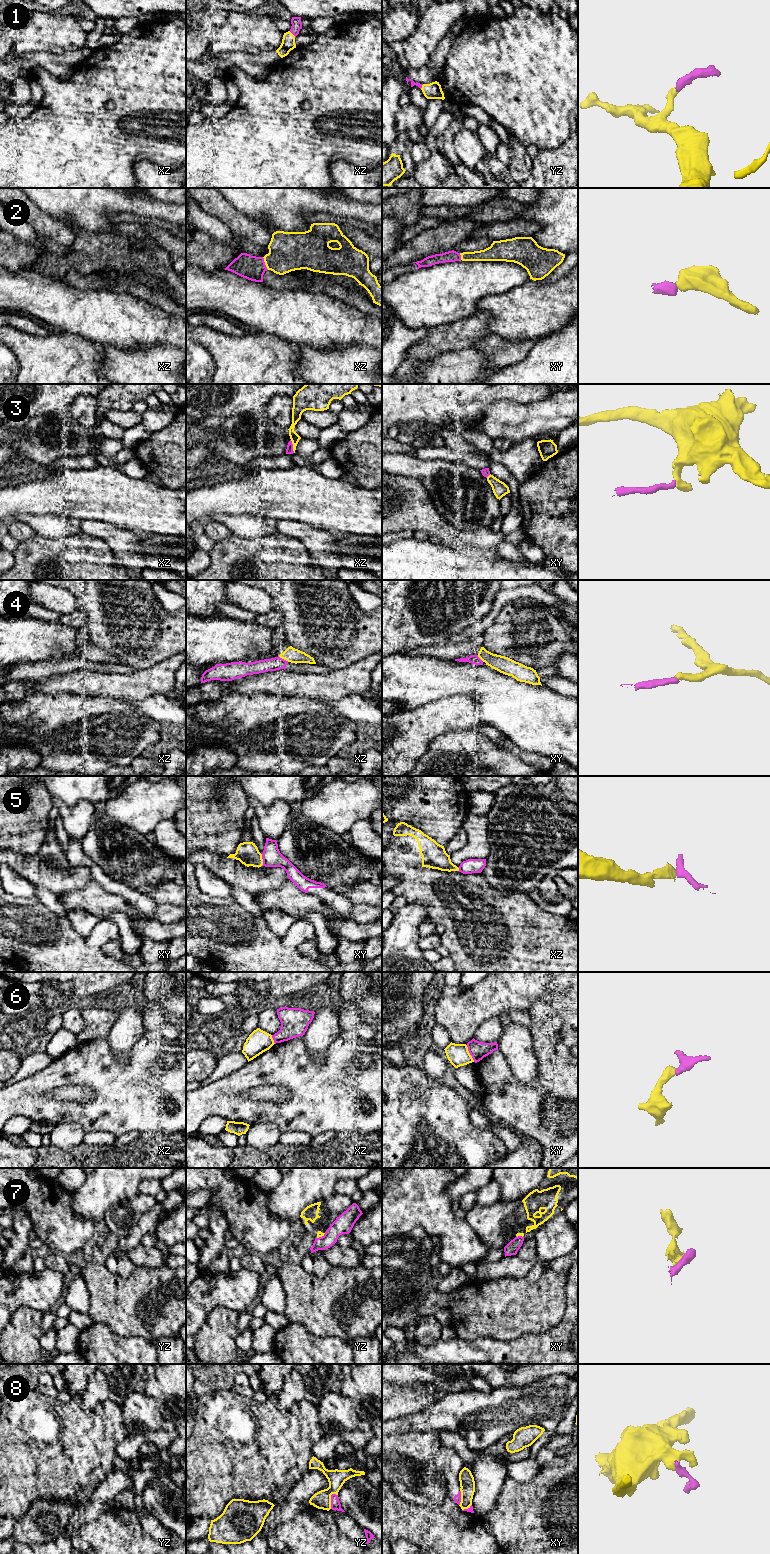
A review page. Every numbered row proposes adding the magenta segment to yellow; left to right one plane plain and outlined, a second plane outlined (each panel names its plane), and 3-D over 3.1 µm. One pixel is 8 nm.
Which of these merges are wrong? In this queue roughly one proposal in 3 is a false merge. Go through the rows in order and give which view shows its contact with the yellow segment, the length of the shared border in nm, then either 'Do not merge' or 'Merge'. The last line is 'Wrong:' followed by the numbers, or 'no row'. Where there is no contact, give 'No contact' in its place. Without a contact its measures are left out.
1: Touches yellow in xz. Shared border 70 nm. Merge
2: Touches yellow in xz. Shared border 120 nm. Merge
3: Touches yellow in xz. Shared border 110 nm. Do not merge
4: Touches yellow in xz. Shared border 100 nm. Do not merge
5: Touches yellow in xy. Shared border 90 nm. Do not merge
6: Touches yellow in xy. Shared border 150 nm. Do not merge
7: Touches yellow in yz. Shared border 80 nm. Do not merge
8: Touches yellow in yz. Shared border 130 nm. Do not merge
Wrong: 3, 4, 5, 6, 7, 8

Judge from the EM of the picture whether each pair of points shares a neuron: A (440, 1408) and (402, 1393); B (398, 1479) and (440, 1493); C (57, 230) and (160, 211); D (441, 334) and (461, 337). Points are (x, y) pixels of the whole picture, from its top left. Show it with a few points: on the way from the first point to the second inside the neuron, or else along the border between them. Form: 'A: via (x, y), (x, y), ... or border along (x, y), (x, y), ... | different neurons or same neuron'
A: border along (437, 1399), (425, 1408), (410, 1414) | different neurons
B: via (408, 1480), (416, 1488), (430, 1488) | same neuron
C: border along (69, 226), (76, 233) | different neurons
D: via (446, 336), (456, 336) | same neuron

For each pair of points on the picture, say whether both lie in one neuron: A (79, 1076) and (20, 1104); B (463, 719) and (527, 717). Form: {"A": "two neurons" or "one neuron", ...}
{"A": "one neuron", "B": "two neurons"}

